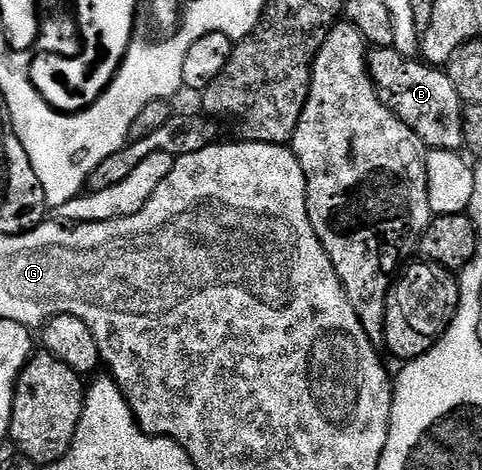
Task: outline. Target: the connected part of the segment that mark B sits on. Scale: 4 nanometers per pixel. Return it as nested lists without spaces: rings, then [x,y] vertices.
[[[373,48],[368,55],[368,73],[384,106],[402,119],[402,123],[406,123],[406,127],[410,127],[410,131],[414,131],[429,150],[445,149],[455,153],[464,149],[462,123],[465,102],[461,101],[443,68],[416,57],[407,57],[393,48]]]

